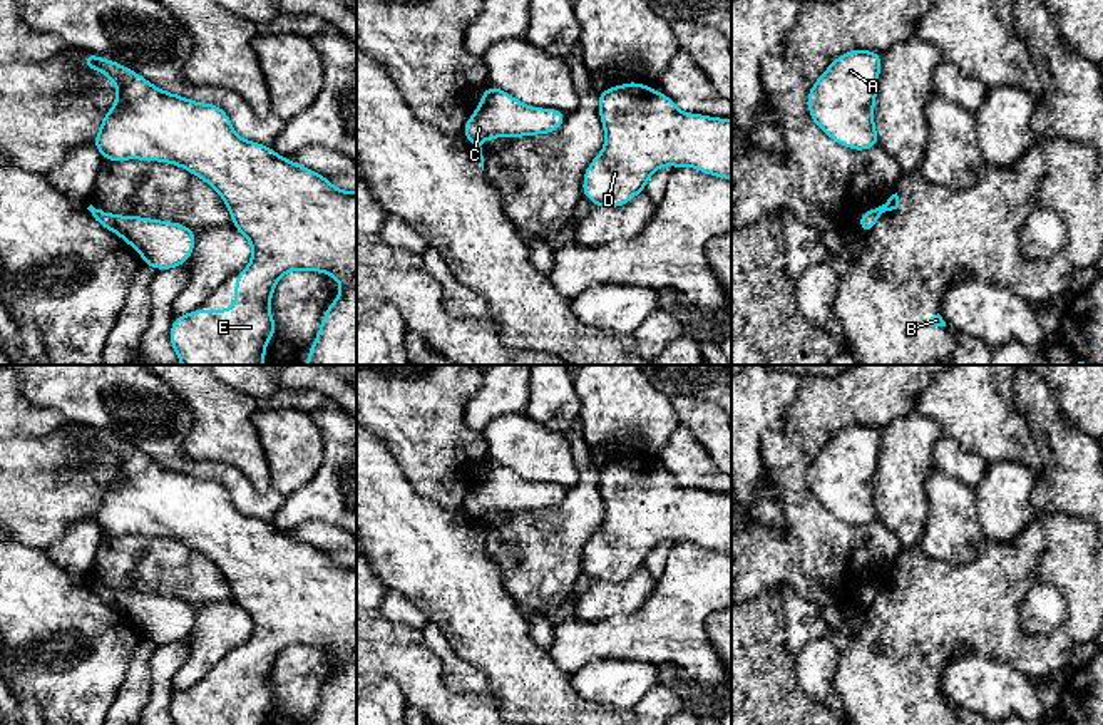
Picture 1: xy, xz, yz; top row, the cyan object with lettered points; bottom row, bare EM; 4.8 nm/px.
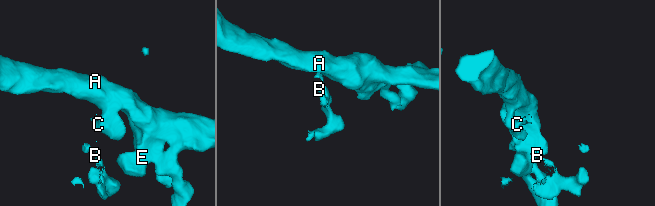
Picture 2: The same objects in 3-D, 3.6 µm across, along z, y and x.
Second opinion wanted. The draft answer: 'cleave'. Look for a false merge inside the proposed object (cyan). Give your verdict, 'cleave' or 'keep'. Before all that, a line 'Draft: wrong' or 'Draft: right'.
Draft: right
cleave

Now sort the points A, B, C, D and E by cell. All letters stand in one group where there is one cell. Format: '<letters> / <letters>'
A C D E / B

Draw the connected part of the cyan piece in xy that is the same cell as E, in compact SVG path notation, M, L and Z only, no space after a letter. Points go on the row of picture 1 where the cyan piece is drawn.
M84 55L84 67L105 74L117 87L117 100L104 116L94 146L104 159L172 162L206 181L224 199L233 226L251 243L249 266L234 286L233 310L194 310L176 316L171 343L182 365L264 365L276 323L268 308L276 281L291 270L331 275L341 291L325 310L306 365L357 365L357 191L340 191L325 176L278 156L273 149L241 139L228 114L154 87L137 72Z

